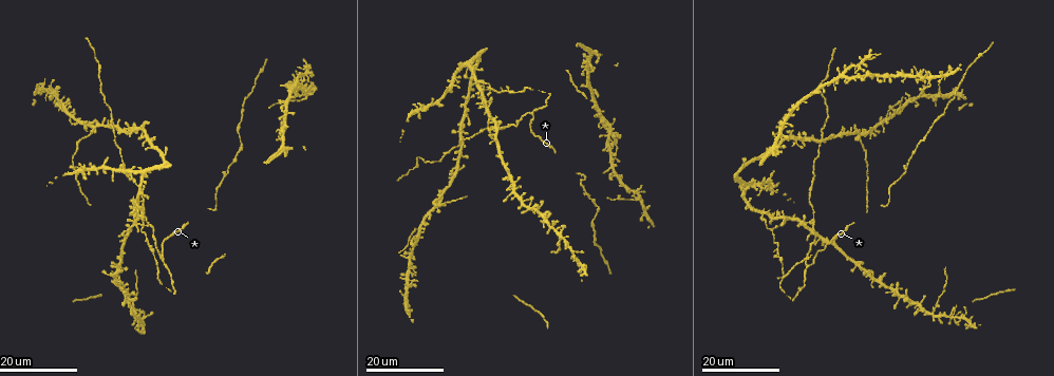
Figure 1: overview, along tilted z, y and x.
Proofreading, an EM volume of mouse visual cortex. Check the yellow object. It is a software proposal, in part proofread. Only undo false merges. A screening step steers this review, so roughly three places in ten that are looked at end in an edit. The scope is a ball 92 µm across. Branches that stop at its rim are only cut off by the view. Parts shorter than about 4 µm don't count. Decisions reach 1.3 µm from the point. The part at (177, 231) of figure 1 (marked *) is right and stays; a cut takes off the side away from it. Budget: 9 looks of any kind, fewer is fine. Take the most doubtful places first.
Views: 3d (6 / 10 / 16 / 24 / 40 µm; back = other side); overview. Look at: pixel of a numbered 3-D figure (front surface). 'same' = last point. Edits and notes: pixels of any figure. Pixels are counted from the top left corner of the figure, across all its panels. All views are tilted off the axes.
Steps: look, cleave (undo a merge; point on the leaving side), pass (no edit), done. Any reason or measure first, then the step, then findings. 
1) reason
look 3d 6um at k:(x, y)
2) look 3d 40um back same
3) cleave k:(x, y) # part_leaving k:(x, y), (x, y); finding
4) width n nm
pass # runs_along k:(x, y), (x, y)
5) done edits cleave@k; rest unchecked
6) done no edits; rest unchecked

thin arm on a thick one
look 3d 24um at 1:(951, 315)

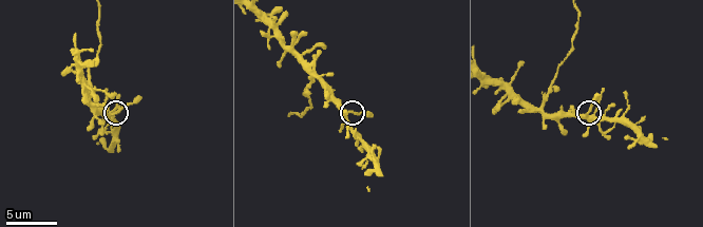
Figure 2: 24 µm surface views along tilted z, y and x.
look 3d 10um at 2:(588, 117)

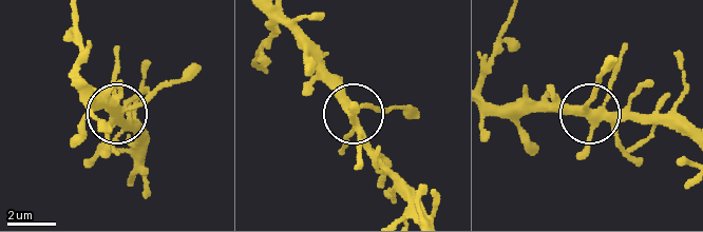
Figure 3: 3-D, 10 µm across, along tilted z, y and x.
width 310 nm
pass # runs_along 3:(491, 102), (591, 112), (588, 100), (602, 75); continuous, no second neuron

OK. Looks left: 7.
look 3d 24um at 1:(63, 112)

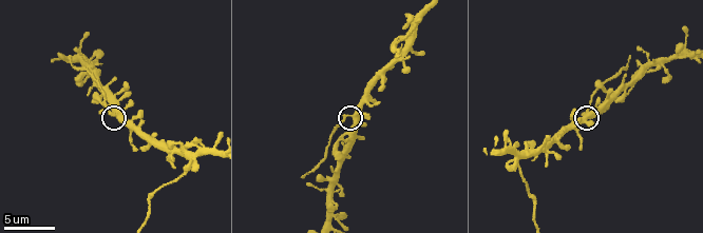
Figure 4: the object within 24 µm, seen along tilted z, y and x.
look 3d 6um at 4:(117, 116)

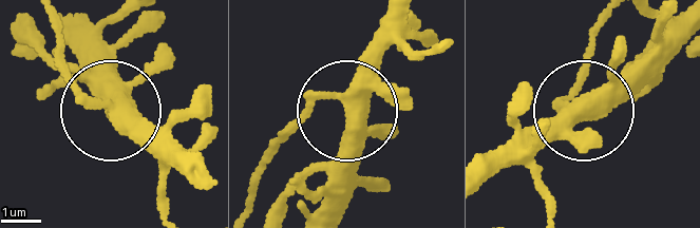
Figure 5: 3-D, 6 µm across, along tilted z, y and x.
look 3d 6um back at 5:(108, 104)

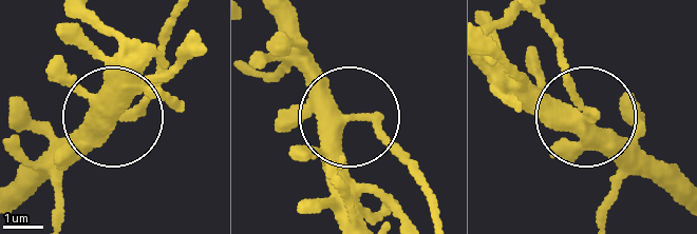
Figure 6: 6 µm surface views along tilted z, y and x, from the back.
width 350 nm
cleave 6:(395, 149) # part_leaving 6:(360, 119), (395, 149), (428, 208); a second neuron is stuck on

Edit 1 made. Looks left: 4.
thin arm on a thick one
look 3d 6um at 4:(516, 162)

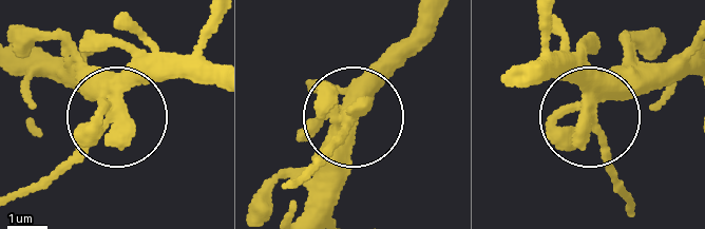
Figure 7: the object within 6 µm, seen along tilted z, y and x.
side_arm 26 um
cleave 7:(70, 167) # two neurons meet here

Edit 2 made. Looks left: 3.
redraw
look overview

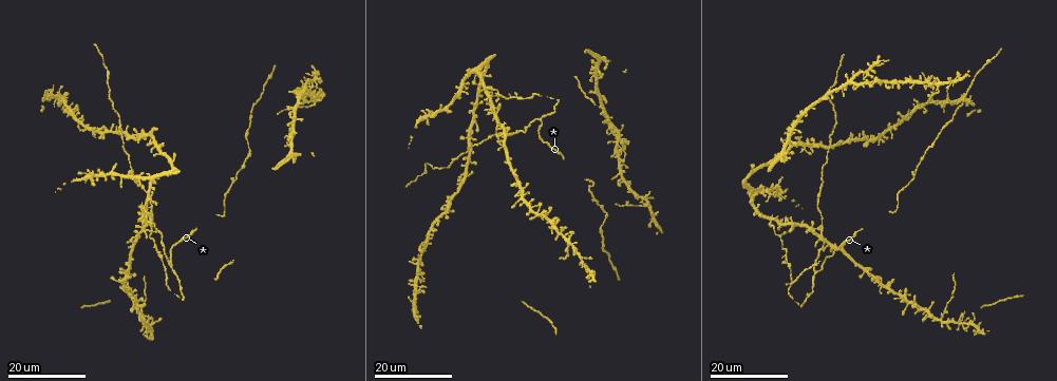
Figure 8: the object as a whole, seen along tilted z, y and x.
three arms meet
look 3d 24um at 8:(941, 320)

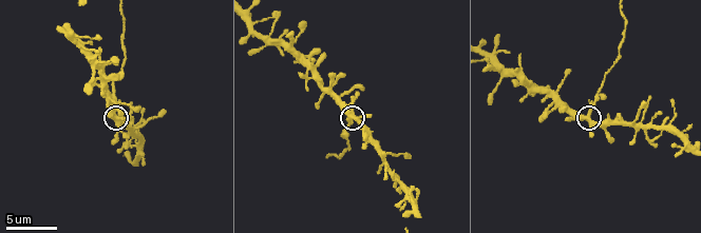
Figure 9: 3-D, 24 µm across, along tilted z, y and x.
look 3d 10um at 9:(352, 117)

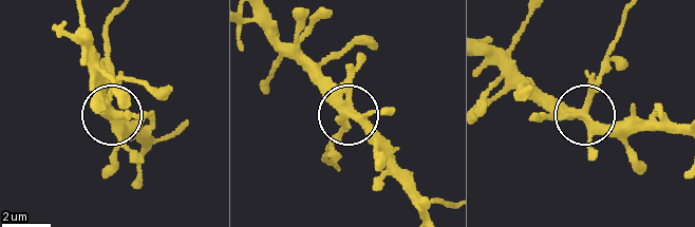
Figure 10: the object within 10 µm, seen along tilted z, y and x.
width 350 nm
cleave 10:(334, 140) # part_leaving 10:(589, 98), (622, 15); a second neuron is stuck on

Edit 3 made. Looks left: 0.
done edits cleave@6, cleave@7, cleave@10; rest unchecked

